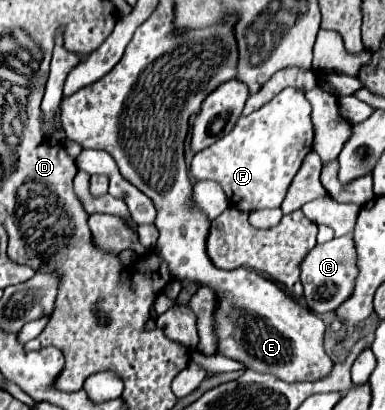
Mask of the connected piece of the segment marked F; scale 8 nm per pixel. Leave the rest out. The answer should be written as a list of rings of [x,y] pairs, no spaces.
[[[293,87],[283,89],[271,103],[253,111],[247,117],[239,117],[235,129],[211,147],[199,151],[189,173],[197,179],[217,181],[227,199],[229,207],[239,211],[257,211],[279,207],[287,187],[297,175],[303,159],[313,149],[313,125],[311,125],[311,105],[305,95]]]

